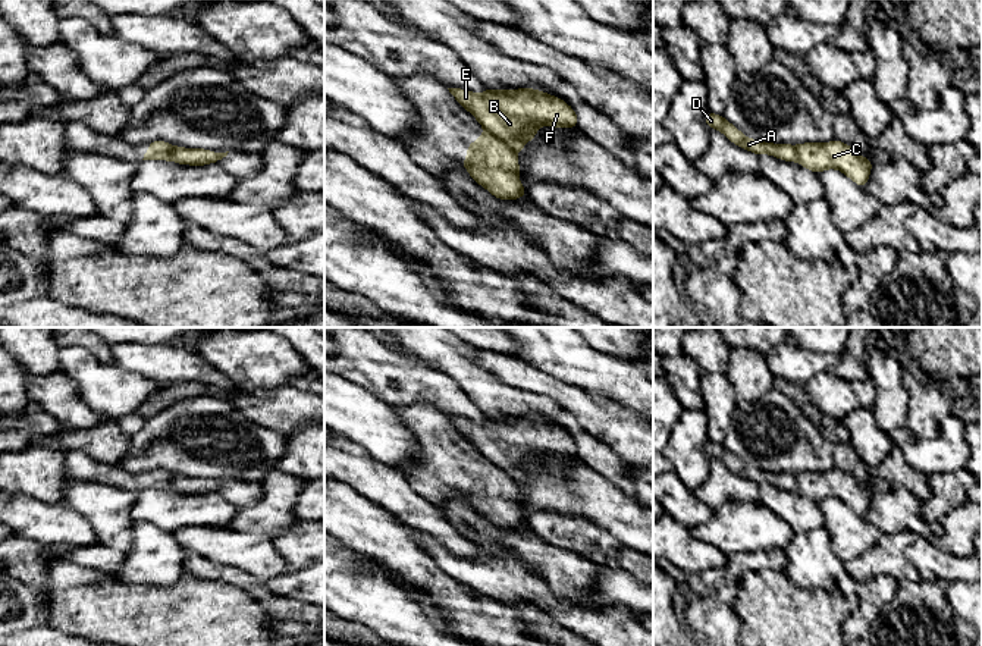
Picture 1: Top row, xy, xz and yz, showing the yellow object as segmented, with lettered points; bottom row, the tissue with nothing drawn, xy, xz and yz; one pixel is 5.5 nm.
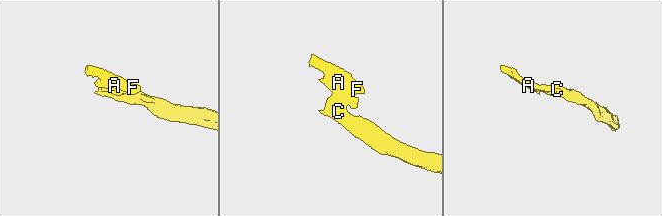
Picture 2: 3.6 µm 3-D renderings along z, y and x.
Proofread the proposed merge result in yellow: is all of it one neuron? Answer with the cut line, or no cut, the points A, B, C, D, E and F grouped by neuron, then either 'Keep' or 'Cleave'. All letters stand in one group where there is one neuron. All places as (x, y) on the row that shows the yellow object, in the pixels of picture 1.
Split along xz (486, 129), (514, 149). Groups: A B D E F / C. Cleave

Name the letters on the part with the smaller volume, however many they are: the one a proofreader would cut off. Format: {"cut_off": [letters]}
{"cut_off": ["A", "B", "D", "E", "F"]}

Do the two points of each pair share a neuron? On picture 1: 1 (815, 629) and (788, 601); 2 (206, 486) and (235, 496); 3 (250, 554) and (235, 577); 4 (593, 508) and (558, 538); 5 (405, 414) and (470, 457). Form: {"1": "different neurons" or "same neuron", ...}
{"1": "same neuron", "2": "same neuron", "3": "different neurons", "4": "different neurons", "5": "same neuron"}

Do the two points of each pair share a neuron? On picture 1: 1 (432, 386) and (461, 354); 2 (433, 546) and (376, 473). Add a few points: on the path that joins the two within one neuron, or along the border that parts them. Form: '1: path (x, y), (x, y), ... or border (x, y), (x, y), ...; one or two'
1: border (433, 366), (444, 372), (468, 398); two
2: border (405, 524), (433, 535), (451, 551); two

